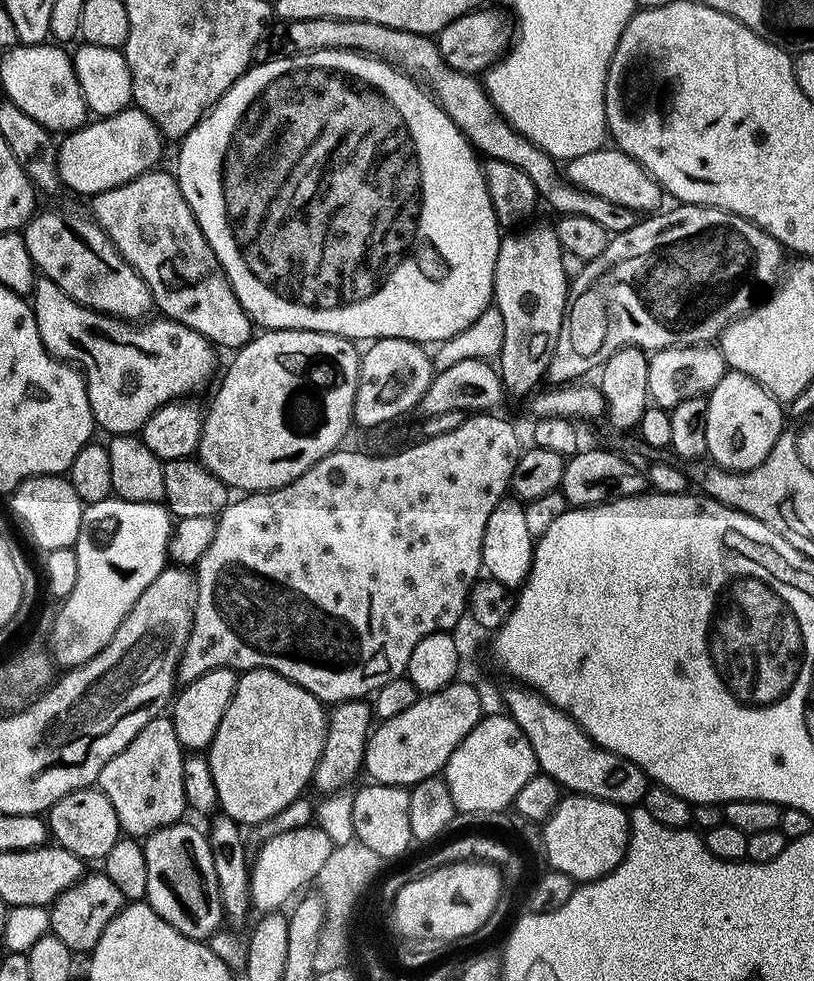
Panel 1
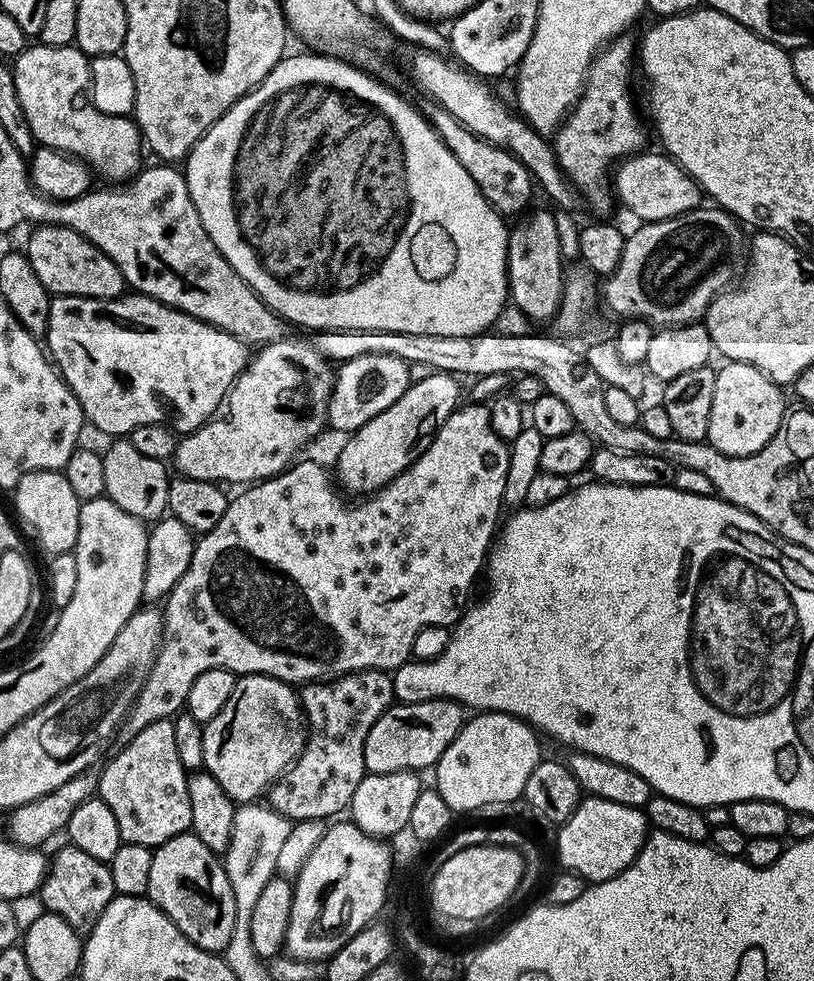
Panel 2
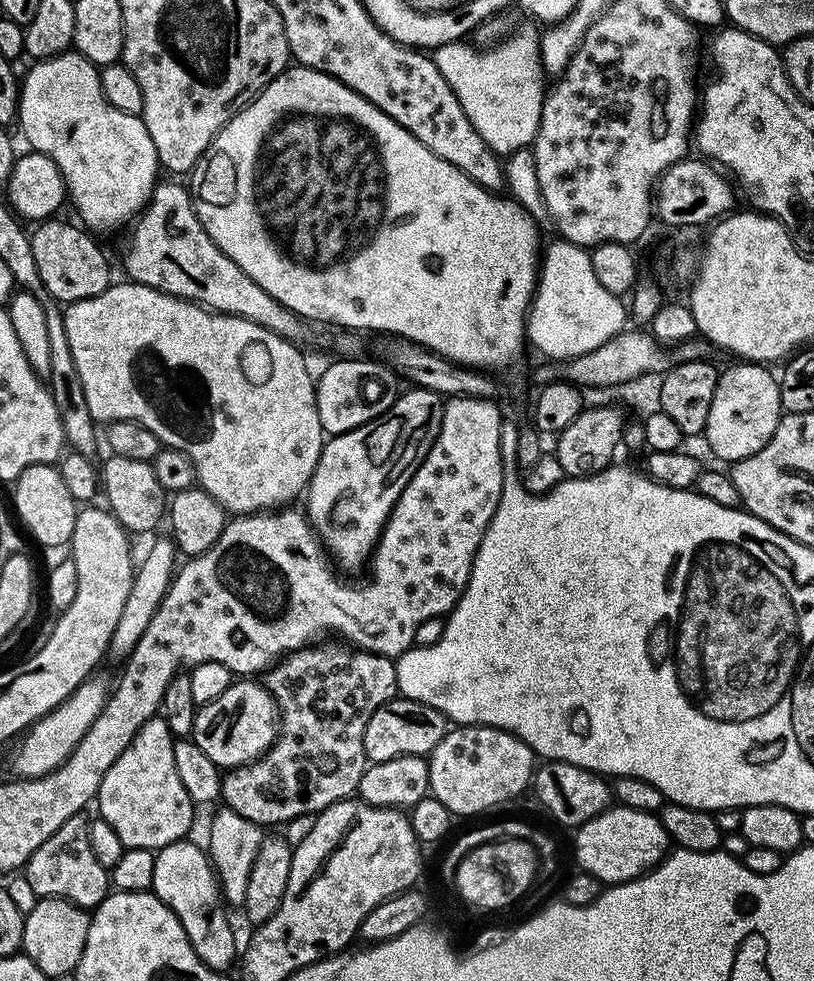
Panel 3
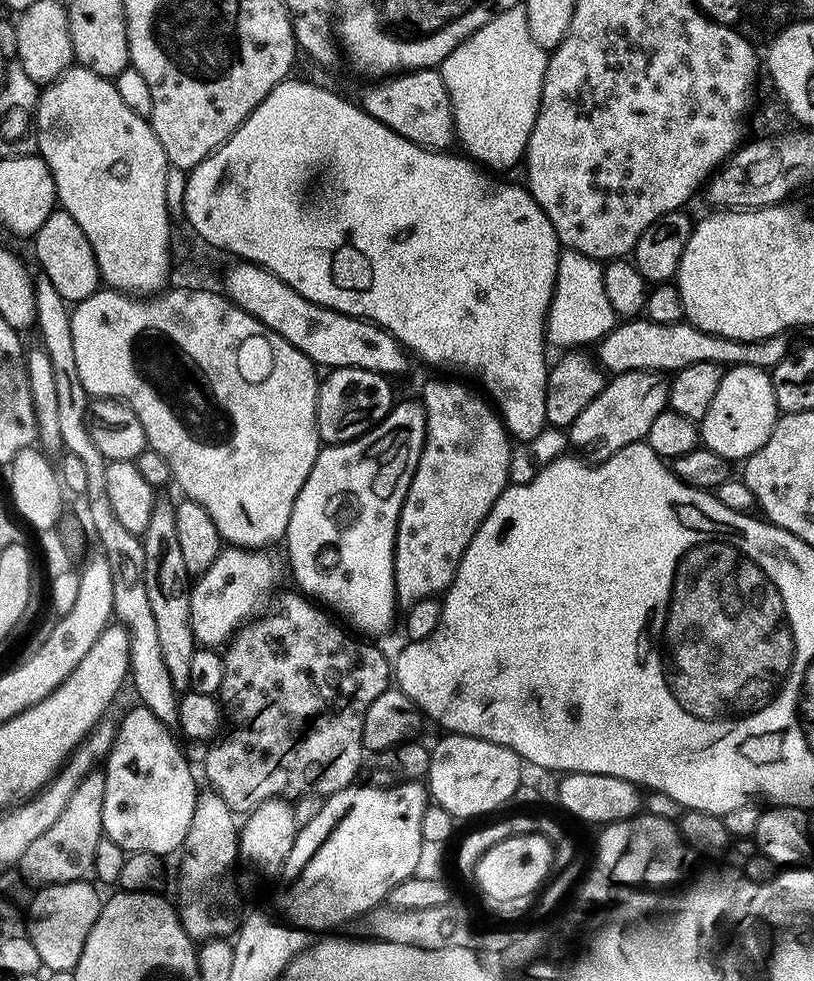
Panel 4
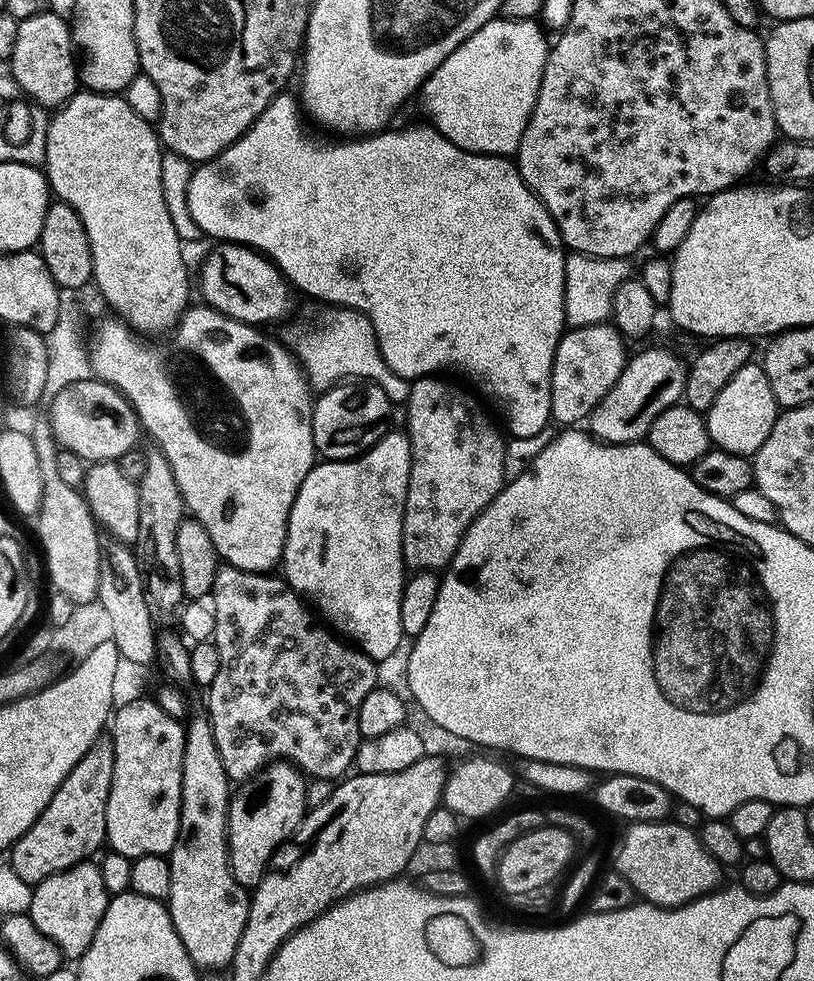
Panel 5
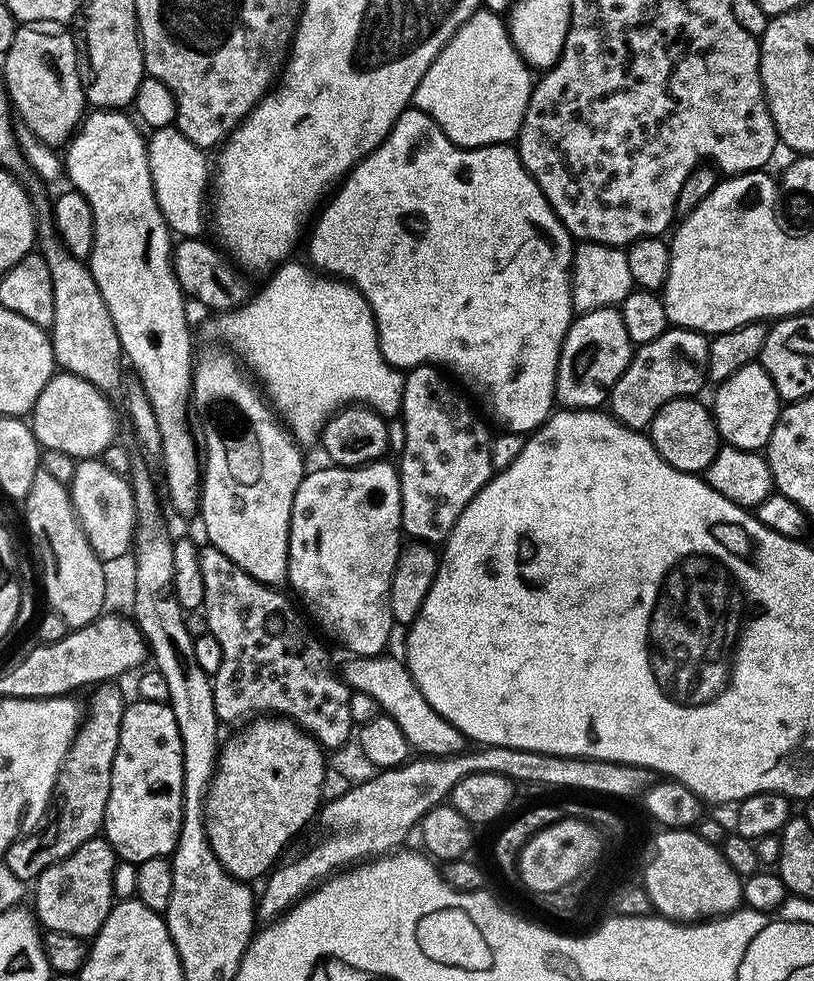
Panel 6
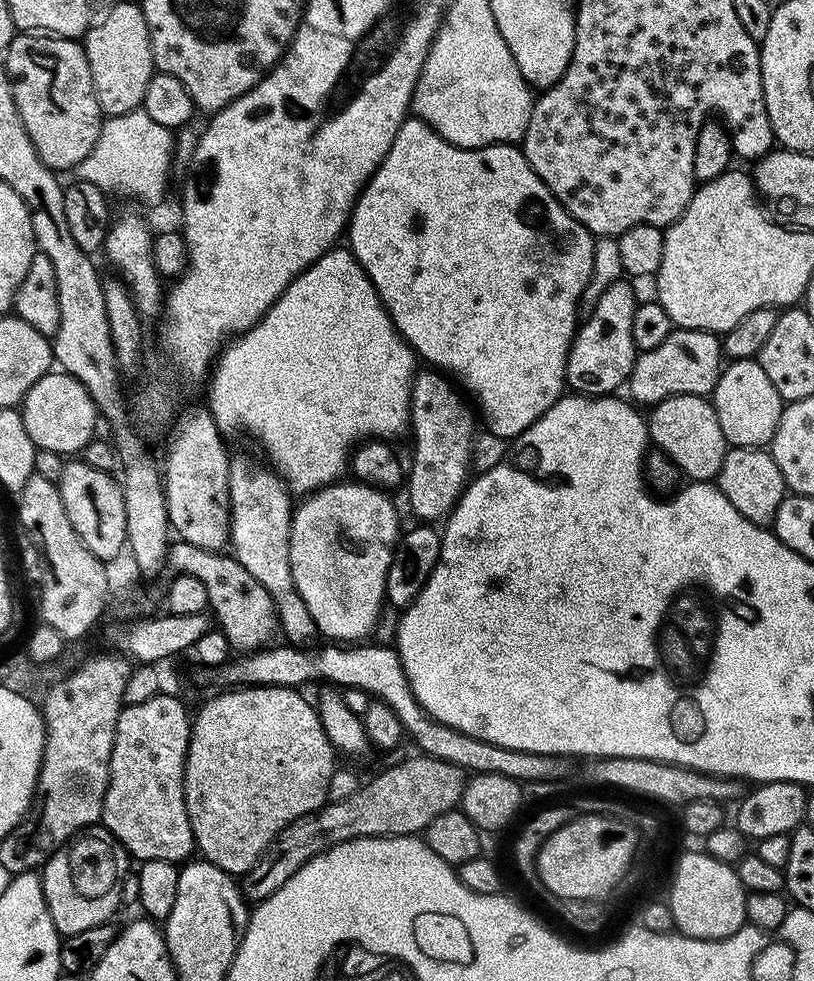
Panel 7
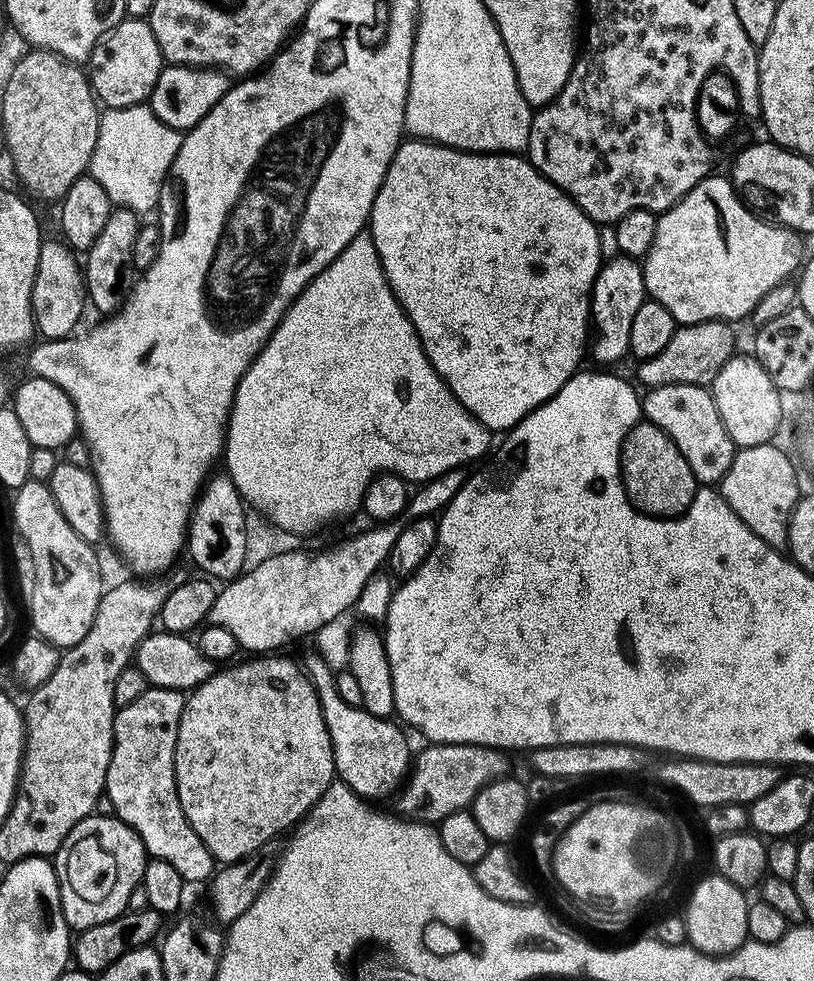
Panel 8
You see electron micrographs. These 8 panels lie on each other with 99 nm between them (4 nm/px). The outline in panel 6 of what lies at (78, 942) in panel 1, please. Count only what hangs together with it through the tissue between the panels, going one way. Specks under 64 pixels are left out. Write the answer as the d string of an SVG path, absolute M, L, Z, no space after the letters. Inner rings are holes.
M100 686L92 696L92 701L86 704L86 715L83 717L80 729L76 731L76 737L72 739L72 744L68 748L68 753L64 759L64 765L60 767L60 773L56 779L56 790L54 793L54 811L44 827L25 835L23 838L14 841L6 850L2 857L2 862L10 866L10 871L17 878L22 878L25 882L35 882L54 862L74 854L82 842L90 842L101 835L104 826L104 815L106 814L106 802L110 798L110 778L112 777L112 767L114 766L114 754L118 754L118 734L122 734L122 714L126 707L126 701L120 696L116 686Z

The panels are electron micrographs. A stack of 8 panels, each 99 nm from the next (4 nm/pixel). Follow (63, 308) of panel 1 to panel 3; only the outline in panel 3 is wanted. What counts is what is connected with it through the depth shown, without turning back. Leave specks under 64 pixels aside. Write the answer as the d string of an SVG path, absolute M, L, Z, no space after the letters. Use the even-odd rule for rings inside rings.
M109 283L108 289L102 294L85 300L75 300L73 304L63 309L66 338L70 340L74 366L78 366L78 378L82 378L82 391L86 394L86 406L90 406L92 419L97 422L132 420L135 424L141 424L143 428L150 430L150 434L157 436L163 447L183 452L192 464L192 471L199 487L208 491L224 507L225 513L267 512L295 501L292 499L299 492L301 495L311 482L314 470L318 466L318 458L326 443L326 433L316 409L316 380L308 373L308 364L300 353L303 351L260 324L250 322L241 316L213 312L201 304L179 300L176 296L159 292L145 284L123 283Z

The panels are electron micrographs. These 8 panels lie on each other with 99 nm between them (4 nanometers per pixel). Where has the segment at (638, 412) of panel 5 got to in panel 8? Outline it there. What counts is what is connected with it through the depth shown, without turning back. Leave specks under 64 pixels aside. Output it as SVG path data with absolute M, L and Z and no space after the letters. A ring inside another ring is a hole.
M707 320L701 324L686 324L677 327L674 338L654 358L639 361L640 380L645 389L671 384L711 385L712 379L731 360L736 348L733 325L723 320ZM736 348L736 349L735 349Z

